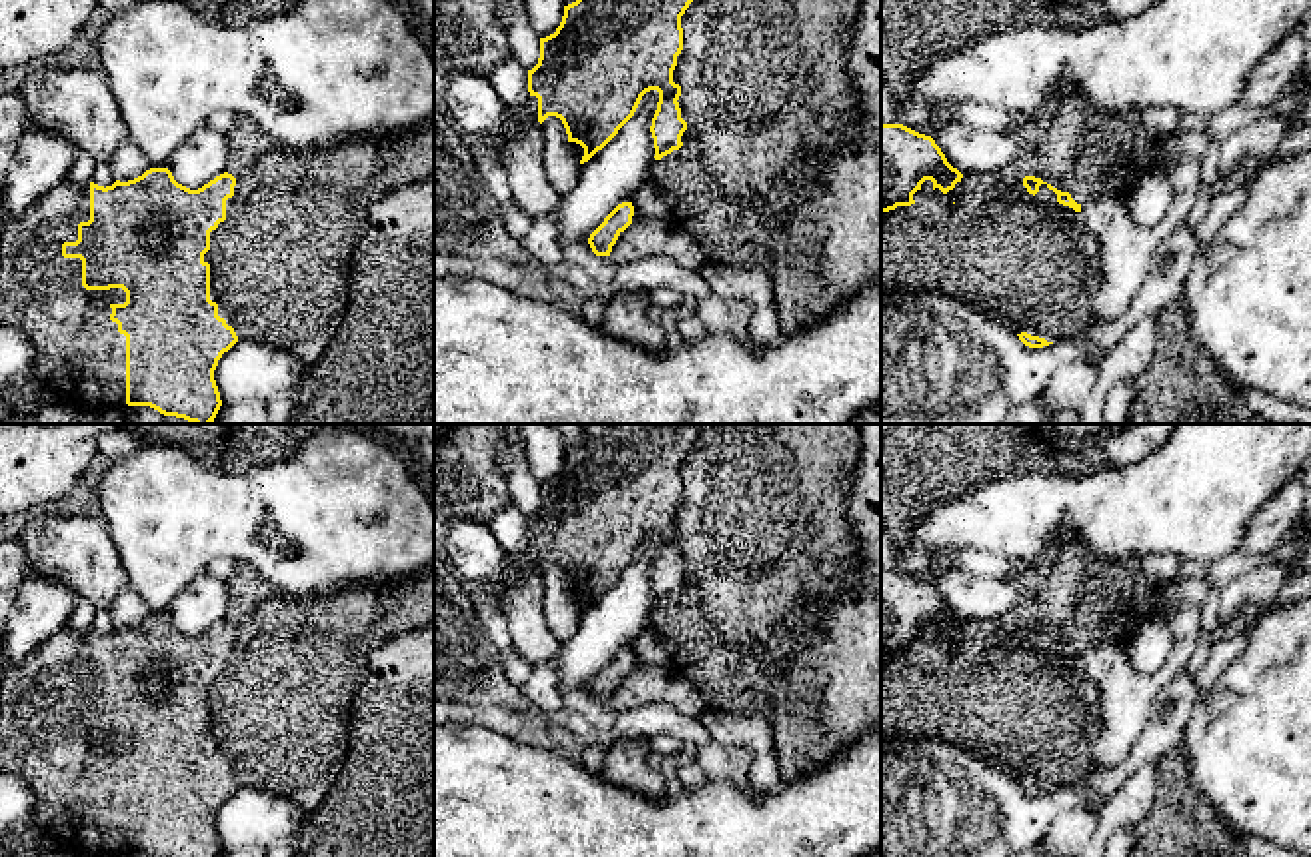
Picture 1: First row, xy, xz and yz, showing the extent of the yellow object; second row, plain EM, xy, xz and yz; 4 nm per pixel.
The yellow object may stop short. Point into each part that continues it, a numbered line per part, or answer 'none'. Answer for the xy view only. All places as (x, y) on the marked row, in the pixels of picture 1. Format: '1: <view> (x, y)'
1: xy (80, 356)

